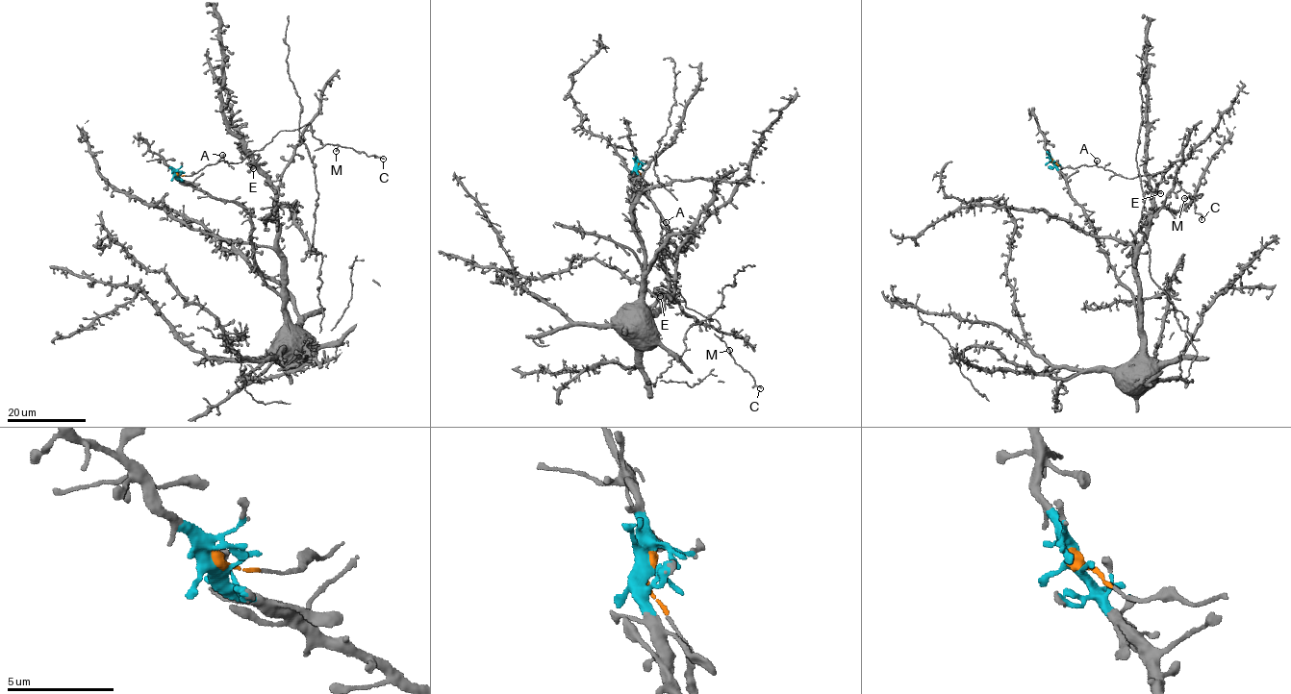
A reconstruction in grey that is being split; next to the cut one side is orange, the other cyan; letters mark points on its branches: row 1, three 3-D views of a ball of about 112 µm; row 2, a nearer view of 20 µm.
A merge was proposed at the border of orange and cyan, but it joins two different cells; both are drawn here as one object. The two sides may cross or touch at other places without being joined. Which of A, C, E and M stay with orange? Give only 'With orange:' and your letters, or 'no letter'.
With orange: A, C, M

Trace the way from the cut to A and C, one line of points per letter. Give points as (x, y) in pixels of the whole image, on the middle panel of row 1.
A: (637, 164), (645, 183), (645, 194), (660, 219), (666, 222)
C: (637, 164), (645, 194), (660, 214), (660, 248), (669, 279), (685, 306), (716, 320), (738, 364), (761, 387)

